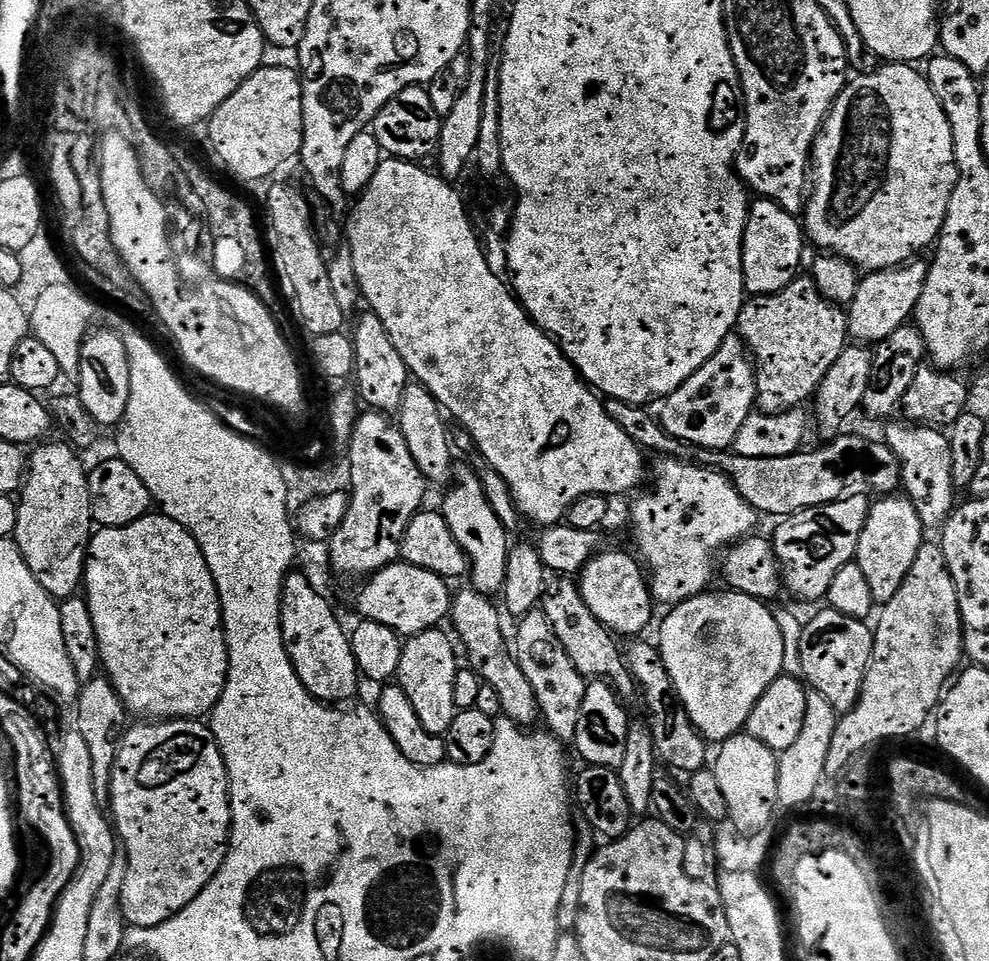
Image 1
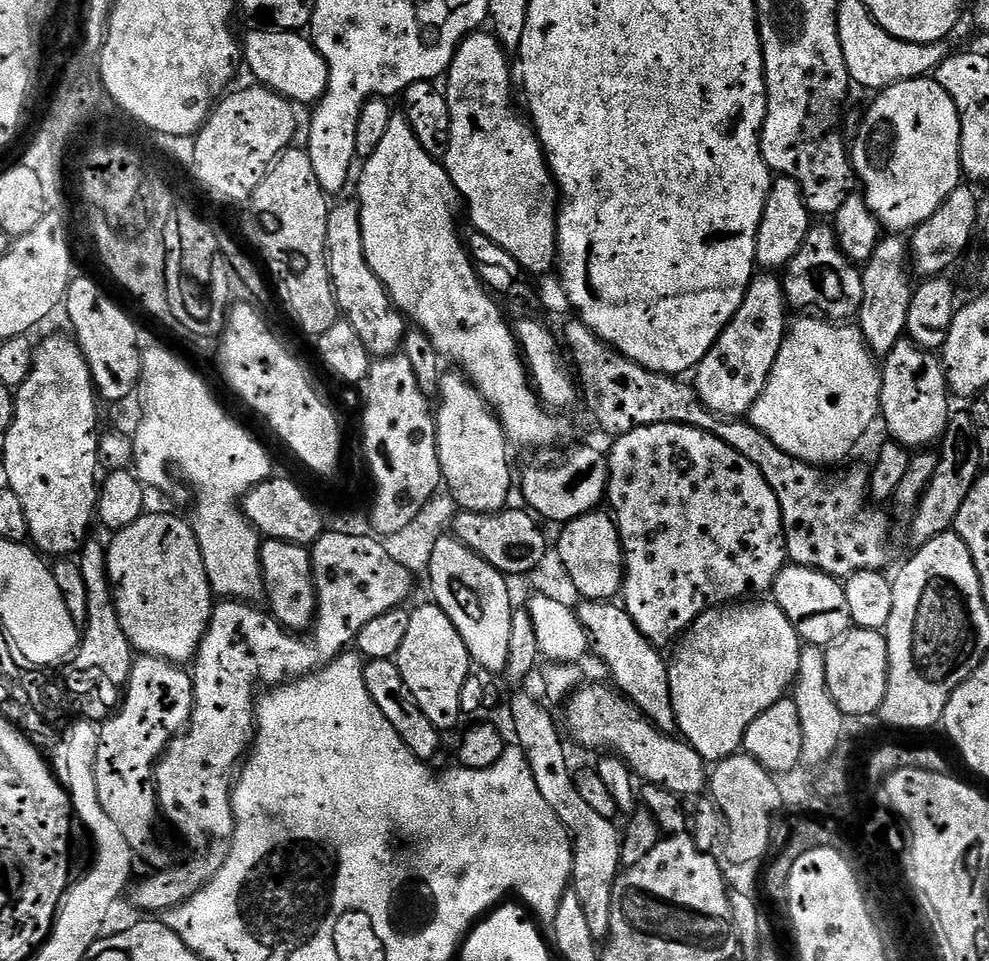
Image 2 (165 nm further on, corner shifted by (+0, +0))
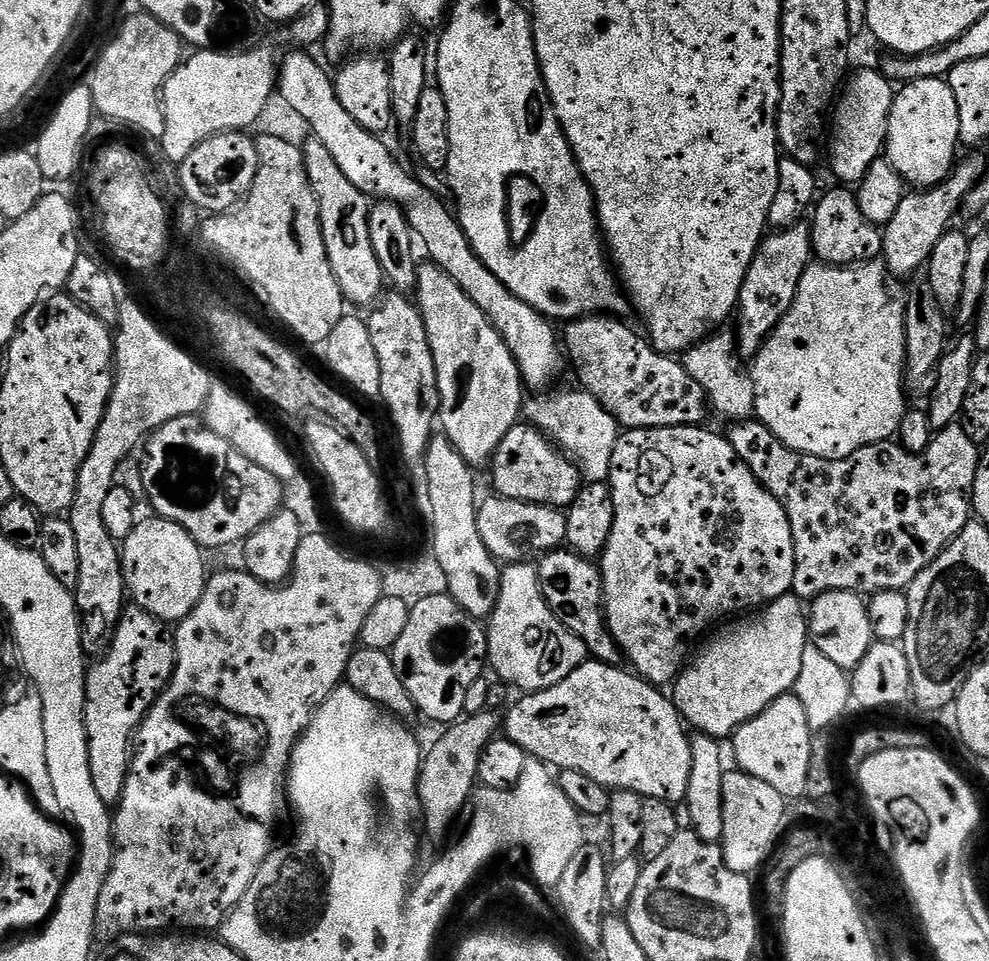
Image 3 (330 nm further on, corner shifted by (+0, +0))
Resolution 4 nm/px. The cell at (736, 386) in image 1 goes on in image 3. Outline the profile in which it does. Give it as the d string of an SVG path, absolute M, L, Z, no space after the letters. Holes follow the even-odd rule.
M797 222L789 228L781 228L765 235L742 282L740 303L734 313L736 351L741 361L755 360L760 347L768 341L768 335L778 326L778 322L782 322L794 302L798 282L813 256L812 230L807 223Z

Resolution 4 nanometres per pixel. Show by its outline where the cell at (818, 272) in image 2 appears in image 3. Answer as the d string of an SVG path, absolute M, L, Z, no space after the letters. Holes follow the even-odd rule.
M835 186L821 195L811 209L812 251L821 264L851 266L875 261L884 254L884 233L860 212L855 191L848 186Z

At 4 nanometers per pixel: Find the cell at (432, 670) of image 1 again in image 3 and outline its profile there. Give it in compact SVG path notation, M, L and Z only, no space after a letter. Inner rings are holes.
M431 596L411 605L406 631L391 649L398 674L416 703L417 713L448 726L465 715L466 690L486 672L488 634L485 625L472 616L453 596Z

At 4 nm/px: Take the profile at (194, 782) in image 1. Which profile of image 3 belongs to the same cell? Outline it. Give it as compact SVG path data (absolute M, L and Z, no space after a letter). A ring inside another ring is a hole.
M135 606L125 607L124 616L116 628L112 645L108 651L87 669L84 682L84 725L88 739L90 758L90 778L94 778L96 796L102 798L106 806L119 801L124 780L128 776L130 749L134 744L136 729L144 721L144 716L152 708L152 703L160 697L164 687L172 681L176 669L176 641L166 629L165 621L151 616L146 610Z

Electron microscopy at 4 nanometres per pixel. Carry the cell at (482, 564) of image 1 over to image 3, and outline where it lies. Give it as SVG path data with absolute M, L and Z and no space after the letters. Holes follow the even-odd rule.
M431 262L419 265L414 300L426 322L426 334L430 338L430 350L434 358L436 389L440 392L439 427L444 427L443 435L456 447L458 454L462 454L469 466L487 465L498 450L502 438L506 438L506 434L510 434L512 427L521 419L526 404L526 385L520 376L520 368L487 314L438 265Z

